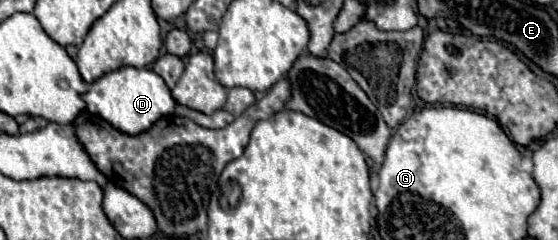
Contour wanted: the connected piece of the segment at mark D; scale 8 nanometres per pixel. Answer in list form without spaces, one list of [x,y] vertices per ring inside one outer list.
[[[123,66],[119,70],[107,72],[91,82],[89,90],[83,94],[83,100],[87,110],[99,114],[103,120],[111,122],[111,126],[123,130],[125,134],[141,134],[143,130],[149,130],[159,118],[173,114],[175,110],[175,100],[163,78],[159,78],[159,74],[149,68],[133,66]]]

